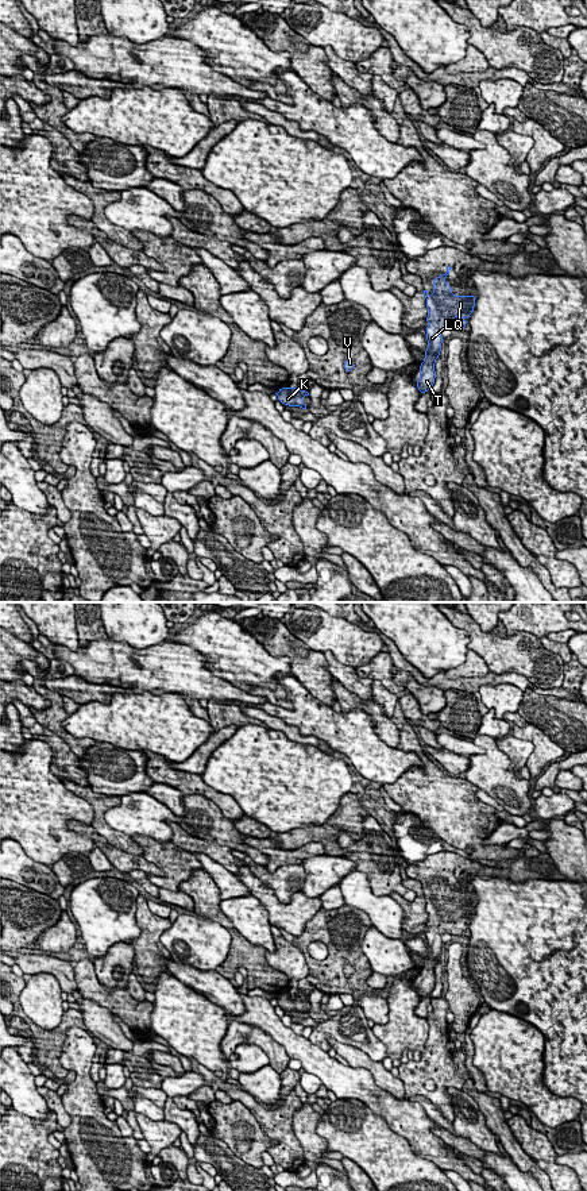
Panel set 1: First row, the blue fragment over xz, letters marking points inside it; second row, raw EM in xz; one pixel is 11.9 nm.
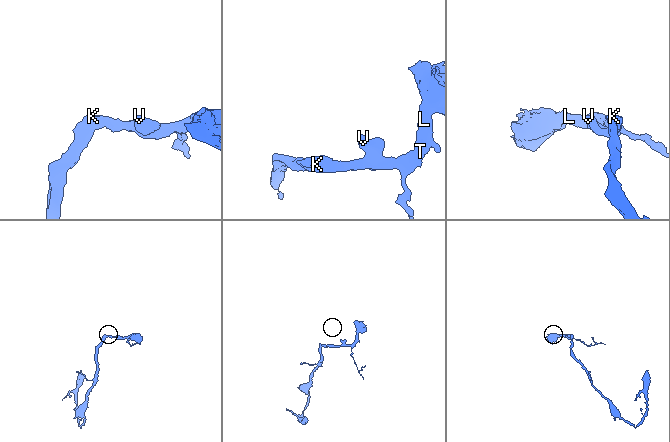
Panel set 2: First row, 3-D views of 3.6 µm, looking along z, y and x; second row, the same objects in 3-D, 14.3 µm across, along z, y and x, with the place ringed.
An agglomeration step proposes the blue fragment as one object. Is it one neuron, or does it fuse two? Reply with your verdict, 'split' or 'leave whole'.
leave whole

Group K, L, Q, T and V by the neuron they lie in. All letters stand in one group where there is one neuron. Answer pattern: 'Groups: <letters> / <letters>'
Groups: K L Q T V

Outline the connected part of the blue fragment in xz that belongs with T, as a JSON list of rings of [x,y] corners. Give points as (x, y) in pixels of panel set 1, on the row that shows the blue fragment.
[[[447,266],[447,273],[433,280],[433,294],[429,297],[428,290],[424,290],[426,298],[429,324],[426,331],[428,348],[424,351],[425,359],[420,366],[420,379],[416,385],[420,394],[426,393],[435,383],[436,371],[435,363],[441,351],[441,328],[449,328],[452,331],[462,331],[468,324],[468,320],[452,321],[452,317],[468,319],[475,308],[476,296],[453,296],[452,286],[444,280],[449,274],[452,267]]]

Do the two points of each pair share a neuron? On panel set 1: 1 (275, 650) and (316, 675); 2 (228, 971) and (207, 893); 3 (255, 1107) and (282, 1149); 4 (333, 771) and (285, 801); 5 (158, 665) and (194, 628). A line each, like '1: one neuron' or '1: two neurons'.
1: one neuron
2: one neuron
3: one neuron
4: one neuron
5: two neurons

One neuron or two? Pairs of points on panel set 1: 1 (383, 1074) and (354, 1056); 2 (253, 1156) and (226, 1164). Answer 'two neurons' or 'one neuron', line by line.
1: one neuron
2: two neurons

